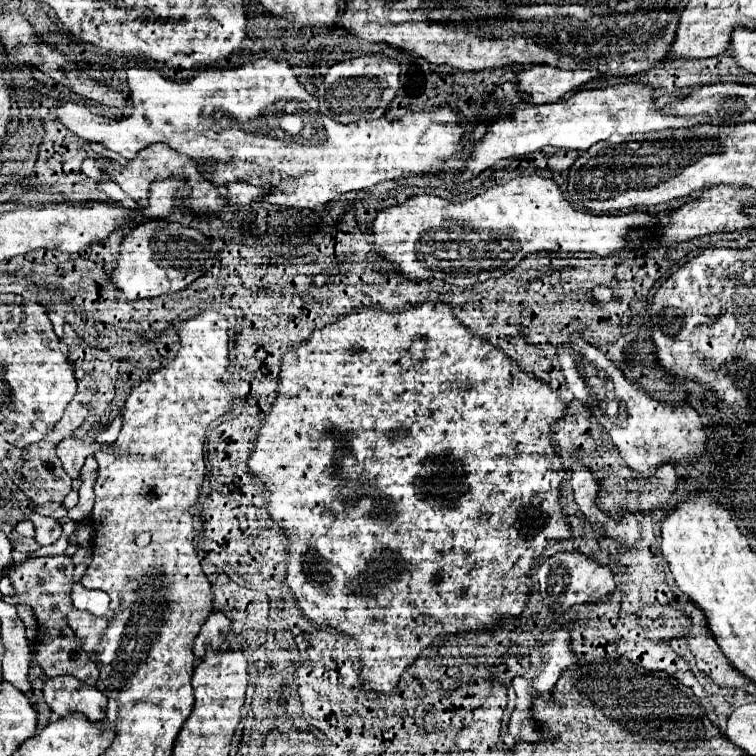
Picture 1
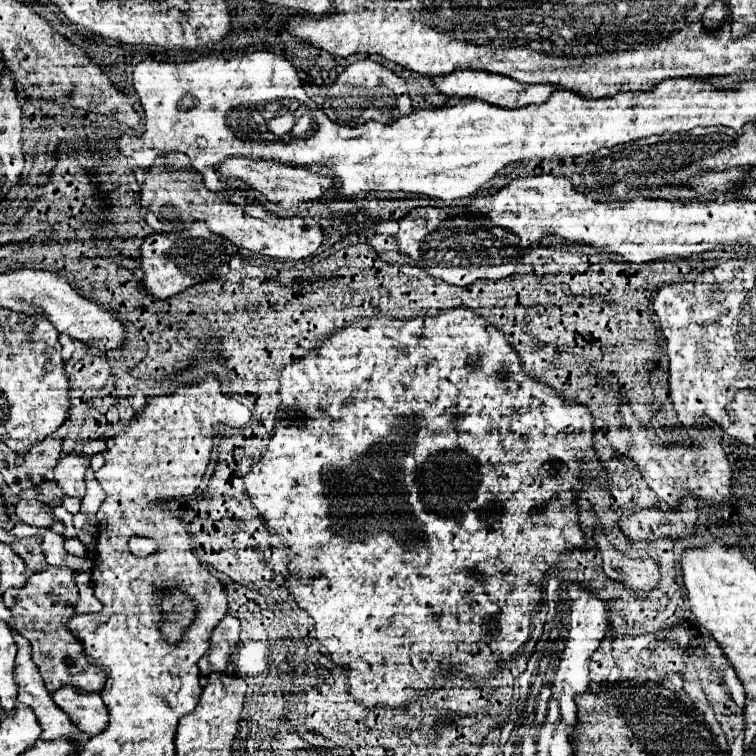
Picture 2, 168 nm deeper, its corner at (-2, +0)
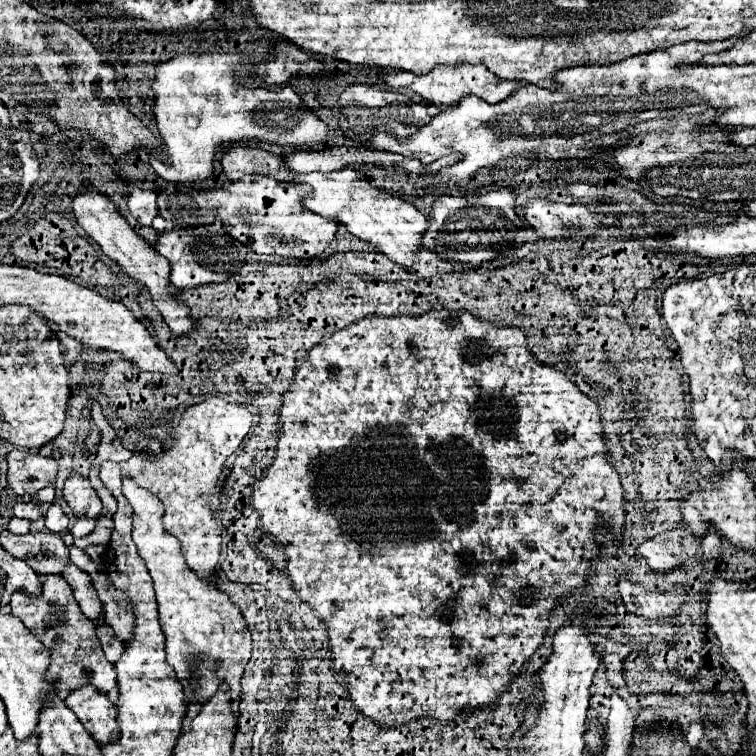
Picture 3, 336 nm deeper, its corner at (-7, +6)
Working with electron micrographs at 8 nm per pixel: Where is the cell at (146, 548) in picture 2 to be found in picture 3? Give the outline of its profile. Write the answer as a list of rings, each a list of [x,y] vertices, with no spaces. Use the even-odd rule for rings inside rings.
[[[124,478],[122,492],[134,508],[132,540],[138,546],[138,554],[146,562],[148,572],[154,580],[160,624],[166,634],[166,662],[176,670],[178,678],[192,676],[194,658],[202,666],[202,670],[196,672],[198,690],[186,688],[186,694],[188,694],[186,700],[206,702],[218,690],[220,682],[226,682],[230,686],[232,700],[238,698],[240,678],[244,674],[246,662],[250,660],[250,650],[252,650],[250,630],[244,622],[240,608],[232,604],[228,596],[216,589],[213,583],[198,578],[198,574],[186,566],[180,552],[180,542],[162,528],[164,508],[162,508],[162,502],[152,492],[148,492],[146,488],[140,488],[130,478]],[[164,600],[166,600],[166,612],[164,612]],[[168,600],[170,600],[170,608],[168,608]]]

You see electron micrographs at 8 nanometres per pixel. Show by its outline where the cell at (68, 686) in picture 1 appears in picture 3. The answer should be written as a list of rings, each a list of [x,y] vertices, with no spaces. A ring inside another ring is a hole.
[[[82,686],[72,690],[64,698],[66,706],[70,706],[84,728],[92,734],[98,744],[108,744],[110,740],[118,740],[118,724],[116,724],[116,708],[108,700],[106,694],[98,692],[94,686]]]

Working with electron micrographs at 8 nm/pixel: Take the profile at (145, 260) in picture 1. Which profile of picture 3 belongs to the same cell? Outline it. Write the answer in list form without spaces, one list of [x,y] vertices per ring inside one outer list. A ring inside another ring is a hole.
[[[218,218],[210,226],[194,228],[194,232],[190,230],[164,232],[158,238],[154,250],[160,252],[170,262],[170,284],[178,290],[210,282],[222,282],[222,278],[232,276],[240,270],[240,266],[244,264],[244,256],[248,254],[242,242],[224,232],[222,222]]]

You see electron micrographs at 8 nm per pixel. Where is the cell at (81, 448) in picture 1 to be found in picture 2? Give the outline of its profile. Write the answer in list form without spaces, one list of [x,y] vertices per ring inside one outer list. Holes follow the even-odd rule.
[[[63,456],[55,466],[55,478],[65,496],[83,498],[85,496],[85,470],[89,468],[89,458],[85,456]]]

